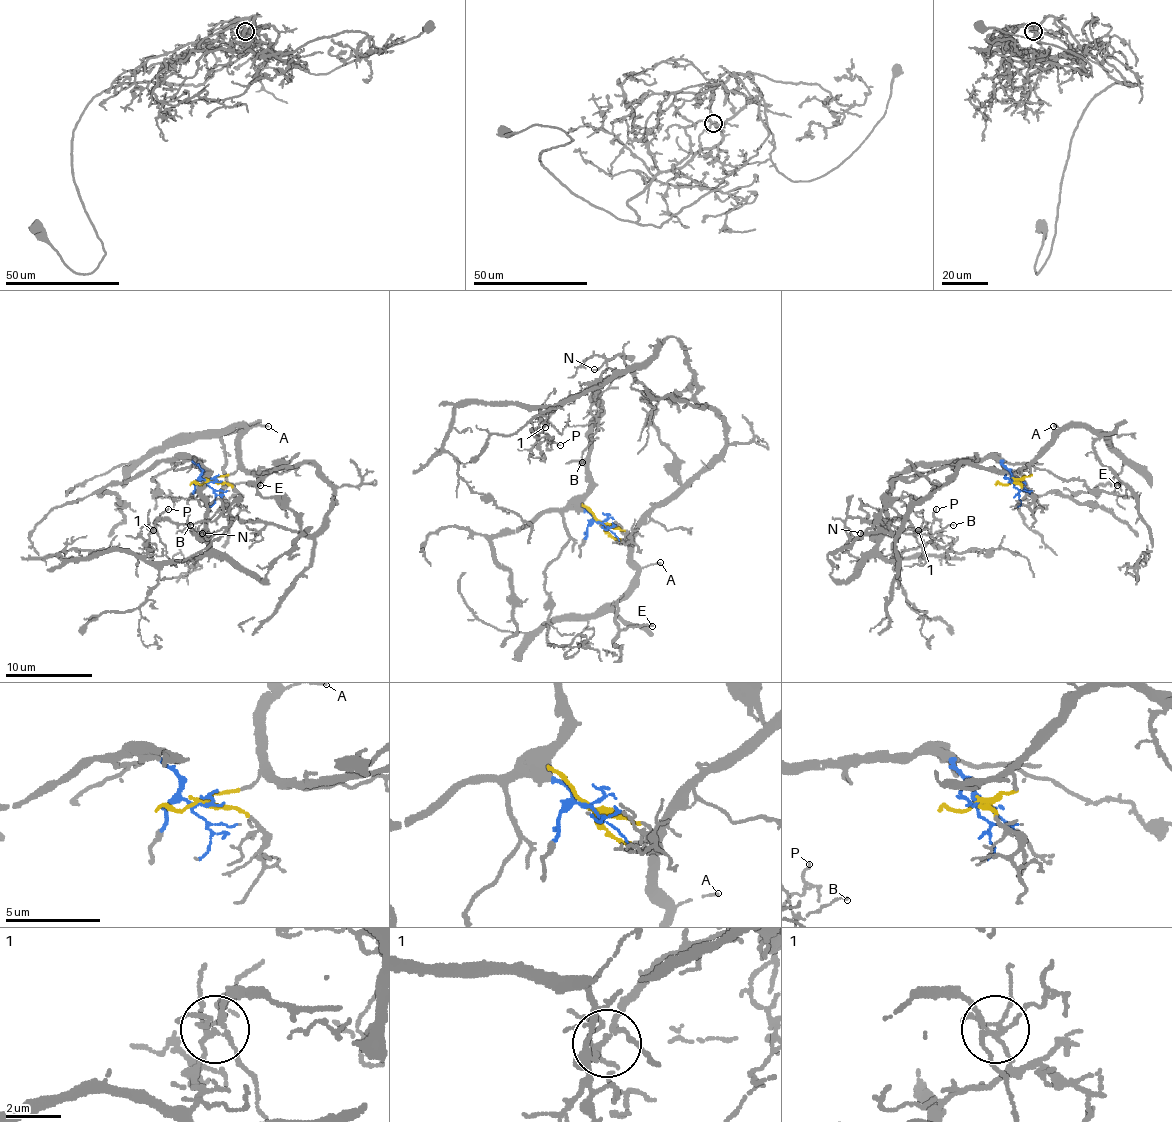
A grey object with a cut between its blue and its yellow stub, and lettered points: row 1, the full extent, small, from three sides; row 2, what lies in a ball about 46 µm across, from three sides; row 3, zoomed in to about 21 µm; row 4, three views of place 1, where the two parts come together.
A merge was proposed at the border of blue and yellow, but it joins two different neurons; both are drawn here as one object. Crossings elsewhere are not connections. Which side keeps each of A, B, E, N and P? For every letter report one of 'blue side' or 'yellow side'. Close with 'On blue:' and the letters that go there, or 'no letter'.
A: yellow side
B: blue side
E: yellow side
N: yellow side
P: yellow side
On blue: B

